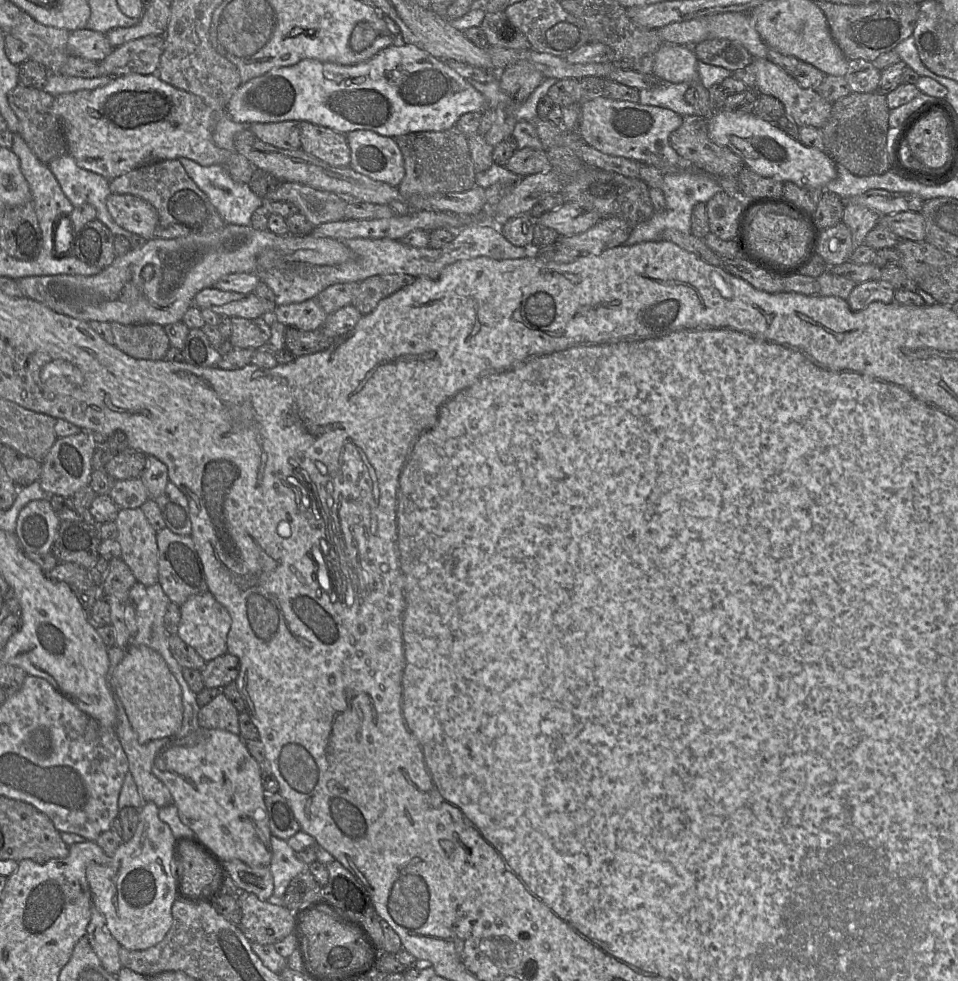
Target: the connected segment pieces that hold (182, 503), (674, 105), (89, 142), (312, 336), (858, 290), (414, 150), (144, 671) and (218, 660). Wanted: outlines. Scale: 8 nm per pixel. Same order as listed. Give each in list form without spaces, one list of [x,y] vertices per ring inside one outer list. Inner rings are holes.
[[[169,481],[161,496],[150,499],[156,501],[168,529],[175,534],[191,536],[192,524],[188,501],[174,483]]]
[[[659,82],[654,88],[639,90],[639,103],[668,108],[683,117],[694,115],[694,106],[687,103],[684,98],[689,87],[686,82]]]
[[[127,74],[114,77],[107,85],[94,90],[61,94],[54,98],[53,111],[62,123],[68,154],[76,164],[110,181],[139,167],[181,157],[201,166],[221,165],[237,183],[248,184],[256,169],[238,152],[215,145],[213,129],[219,112],[225,111],[214,110],[200,97],[162,81],[157,74]]]
[[[293,327],[285,330],[285,349],[295,358],[322,352],[329,348],[334,339],[327,336],[322,329],[303,331]]]
[[[869,280],[856,284],[846,302],[852,311],[860,311],[873,302],[894,302],[894,293],[895,289],[889,283]]]
[[[456,127],[442,132],[414,132],[394,138],[404,163],[404,178],[398,186],[402,200],[412,196],[461,193],[475,186],[476,171],[469,152],[467,136]]]
[[[128,645],[110,679],[110,688],[121,700],[140,744],[172,738],[183,722],[182,690],[163,657],[145,645]]]
[[[227,652],[206,662],[201,674],[205,687],[222,689],[236,681],[239,671],[238,657]]]

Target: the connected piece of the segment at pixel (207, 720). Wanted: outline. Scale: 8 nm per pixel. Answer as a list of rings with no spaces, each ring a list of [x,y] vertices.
[[[219,692],[208,704],[200,707],[198,724],[205,729],[221,729],[233,734],[240,734],[239,712],[231,701]]]

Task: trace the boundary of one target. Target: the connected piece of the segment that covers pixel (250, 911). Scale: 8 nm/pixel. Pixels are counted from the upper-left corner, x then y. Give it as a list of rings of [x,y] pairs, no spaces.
[[[243,891],[238,896],[238,902],[242,911],[239,927],[250,942],[274,944],[292,933],[292,910],[282,905],[282,901],[278,901],[279,903],[261,901],[254,893]]]

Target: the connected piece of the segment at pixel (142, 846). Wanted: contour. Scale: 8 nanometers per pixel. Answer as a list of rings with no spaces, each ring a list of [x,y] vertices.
[[[144,802],[133,837],[121,843],[108,864],[90,863],[86,868],[92,905],[104,916],[108,932],[130,951],[157,945],[172,926],[172,905],[177,899],[172,874],[176,838],[159,819],[159,809],[154,802]]]

